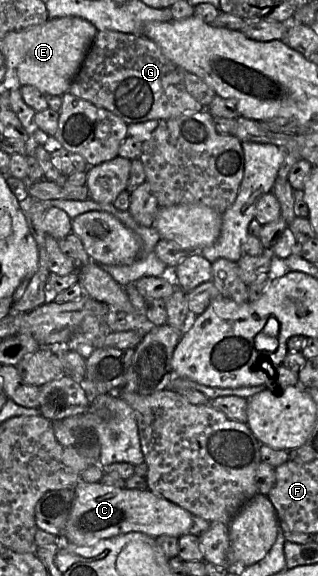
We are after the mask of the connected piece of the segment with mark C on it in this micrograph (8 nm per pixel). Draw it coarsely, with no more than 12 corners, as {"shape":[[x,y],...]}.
{"shape":[[80,481],[71,544],[190,532],[190,512],[148,489]]}

